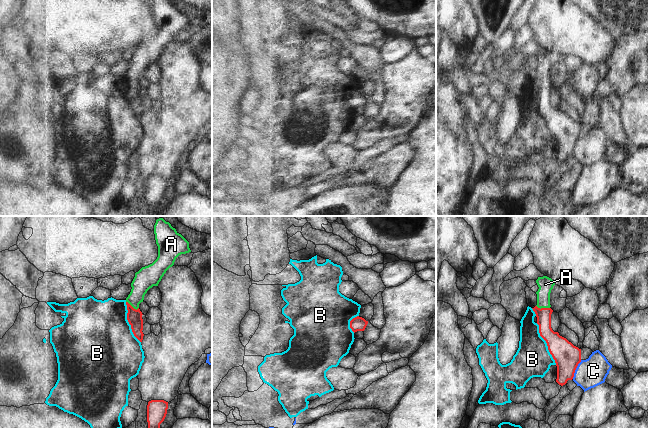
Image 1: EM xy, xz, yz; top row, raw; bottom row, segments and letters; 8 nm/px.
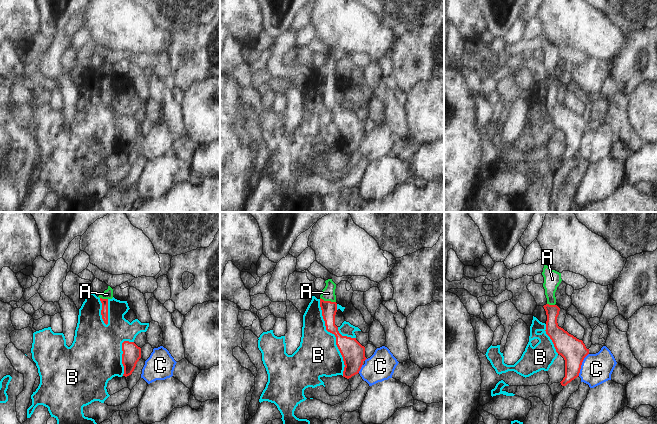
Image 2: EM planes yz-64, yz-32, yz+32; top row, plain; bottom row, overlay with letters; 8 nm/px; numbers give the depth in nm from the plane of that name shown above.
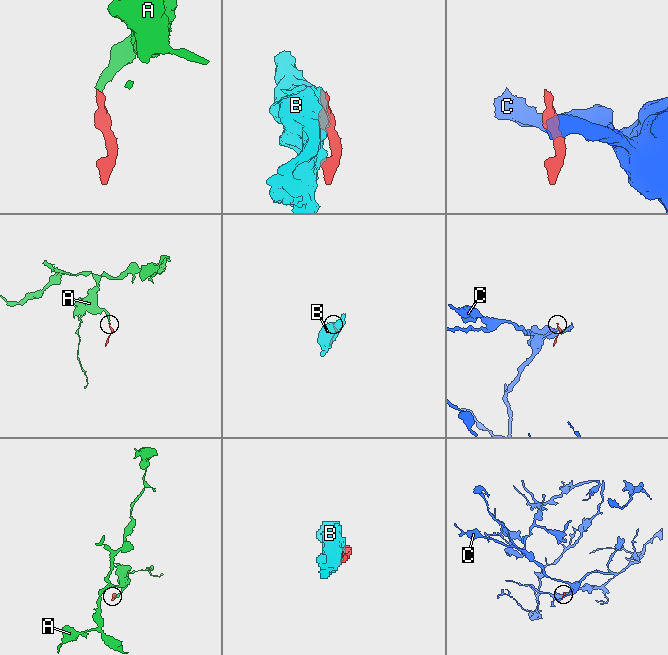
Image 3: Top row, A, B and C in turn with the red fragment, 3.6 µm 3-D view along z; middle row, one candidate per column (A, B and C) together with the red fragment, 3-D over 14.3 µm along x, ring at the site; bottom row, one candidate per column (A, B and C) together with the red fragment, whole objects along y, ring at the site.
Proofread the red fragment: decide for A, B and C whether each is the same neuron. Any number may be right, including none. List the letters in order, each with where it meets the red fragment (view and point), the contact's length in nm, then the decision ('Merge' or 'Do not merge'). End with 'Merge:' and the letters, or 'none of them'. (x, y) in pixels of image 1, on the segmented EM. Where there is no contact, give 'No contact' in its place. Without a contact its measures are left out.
A: Touches red at yz (543, 308). Shared border 110 nm. Merge
B: Touches red at yz (547, 344). Shared border 380 nm. Do not merge
C: Touches red at yz (575, 369). Shared border 170 nm. Do not merge
Merge: A

